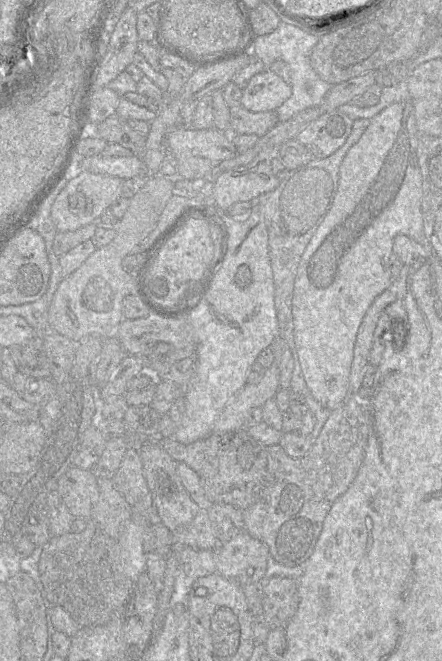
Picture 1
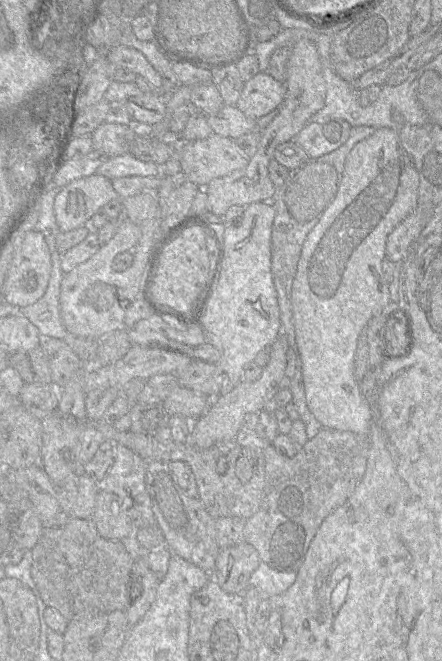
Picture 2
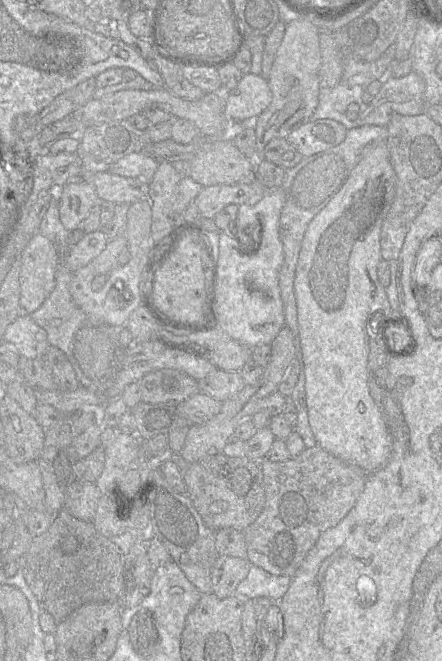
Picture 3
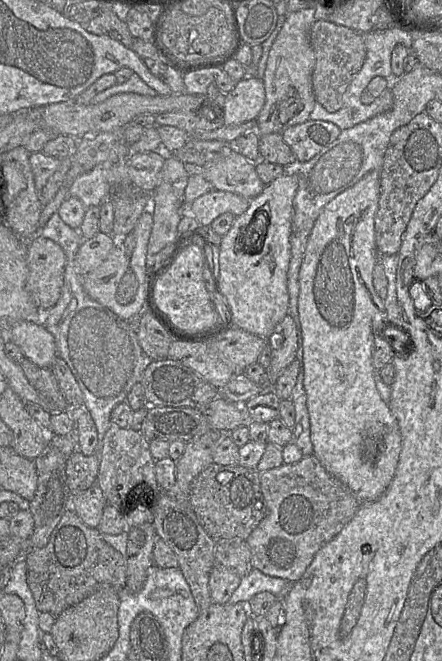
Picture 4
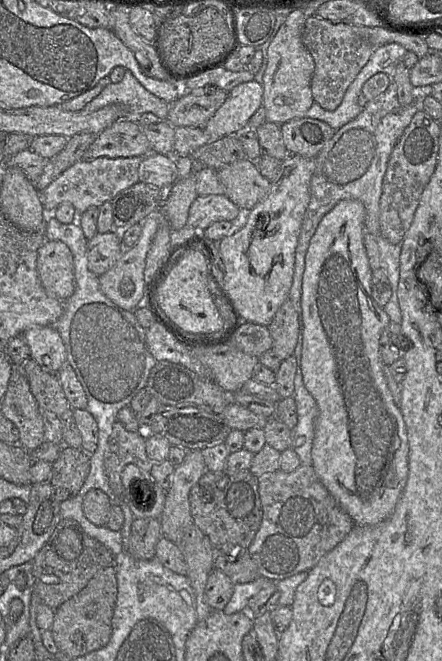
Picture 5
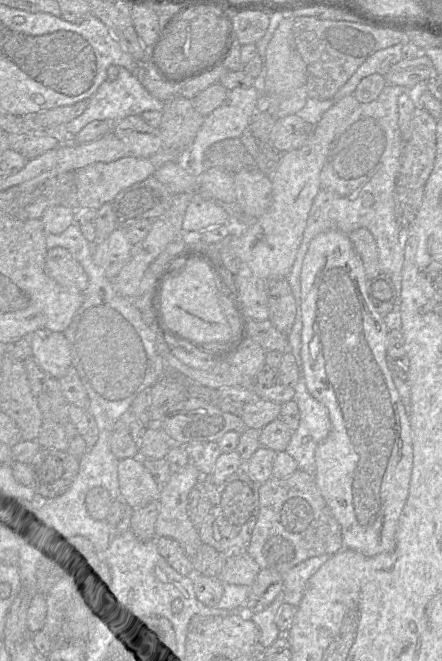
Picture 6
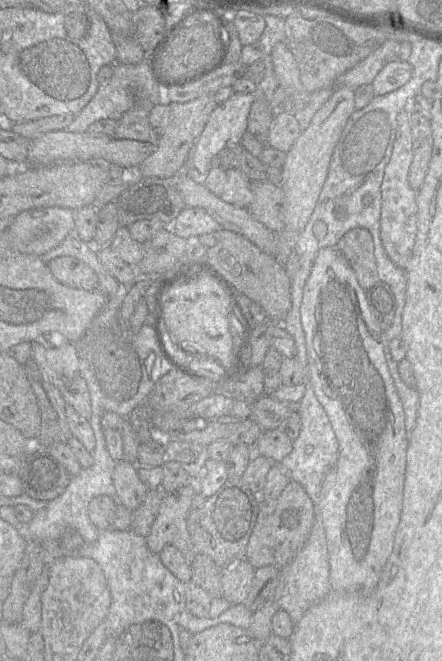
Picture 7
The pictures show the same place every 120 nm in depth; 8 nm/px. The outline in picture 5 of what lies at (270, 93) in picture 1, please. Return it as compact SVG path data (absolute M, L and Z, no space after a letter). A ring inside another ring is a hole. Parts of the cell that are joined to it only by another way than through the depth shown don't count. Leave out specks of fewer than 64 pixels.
M254 80L234 87L204 127L210 141L234 135L245 128L249 119L262 106L262 99L263 86Z

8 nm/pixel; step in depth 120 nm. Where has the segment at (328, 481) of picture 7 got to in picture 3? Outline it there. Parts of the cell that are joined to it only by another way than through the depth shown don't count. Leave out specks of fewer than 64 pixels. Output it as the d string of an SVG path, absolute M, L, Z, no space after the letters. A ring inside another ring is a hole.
M375 141L368 144L362 150L360 158L348 175L347 179L331 198L331 200L313 217L310 221L298 255L294 277L294 294L297 306L298 329L302 350L302 358L305 372L305 396L308 410L308 421L317 442L321 448L328 453L341 459L342 461L356 465L363 469L367 474L373 473L382 468L388 461L392 450L392 438L387 427L381 408L375 403L370 395L368 386L368 320L373 316L373 320L382 320L381 326L390 322L391 317L400 317L391 309L386 290L381 285L377 276L377 266L381 258L380 232L382 223L394 200L396 186L396 174L390 160L390 153L386 141Z

